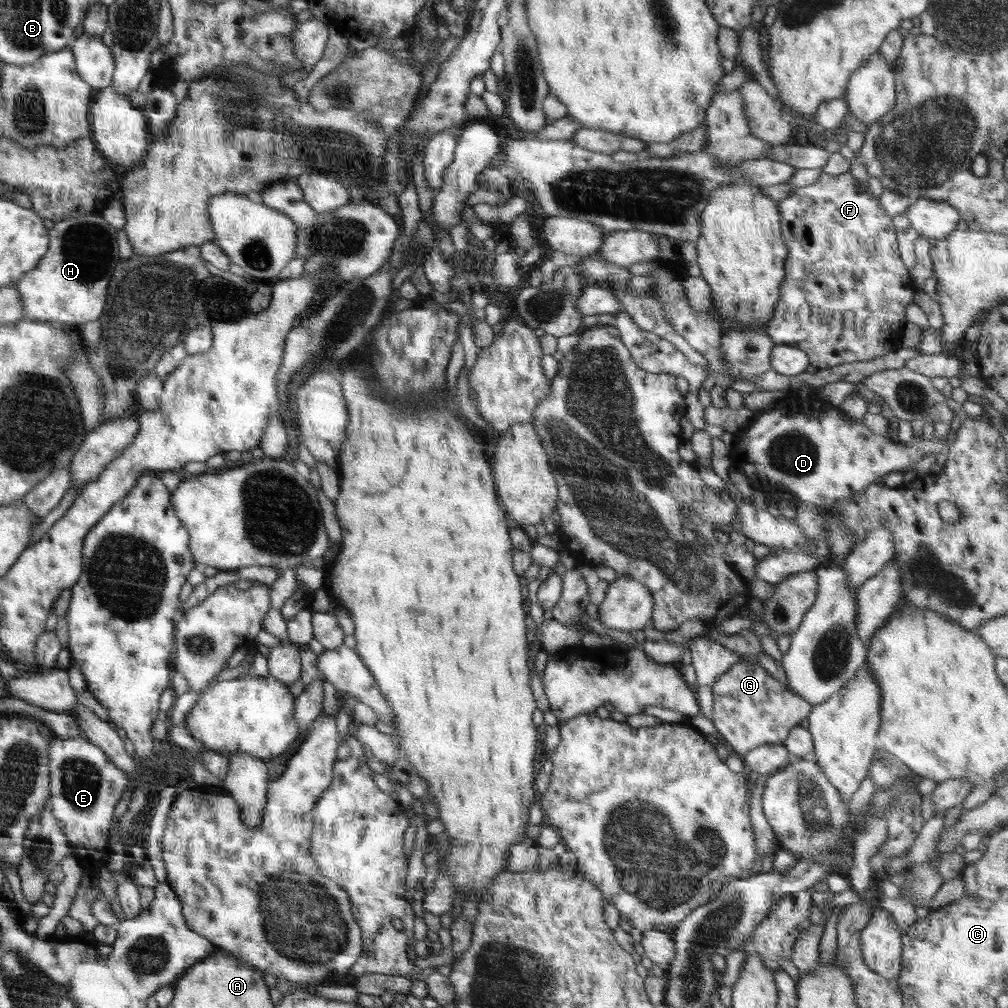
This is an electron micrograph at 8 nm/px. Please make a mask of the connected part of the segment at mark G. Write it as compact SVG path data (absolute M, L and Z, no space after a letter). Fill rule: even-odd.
M740 660L734 663L719 679L713 684L714 708L712 710L712 723L718 730L720 736L729 744L729 750L738 754L741 758L751 750L770 743L783 743L788 733L800 724L813 710L806 700L792 690L786 690L784 685L775 678L772 678L759 664Z

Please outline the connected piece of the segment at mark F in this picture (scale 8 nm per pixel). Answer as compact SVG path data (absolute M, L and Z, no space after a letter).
M820 173L815 183L805 187L796 187L790 196L778 202L780 213L781 237L788 249L788 256L785 260L784 282L780 285L780 300L773 310L771 321L766 326L767 335L775 345L790 345L803 350L809 358L809 364L821 369L829 369L838 365L866 362L885 354L897 351L903 346L903 332L907 318L906 307L913 303L917 286L911 277L911 272L906 269L898 252L896 230L892 223L891 216L885 211L880 201L867 189L861 192L858 190L858 181L848 173L838 176Z

